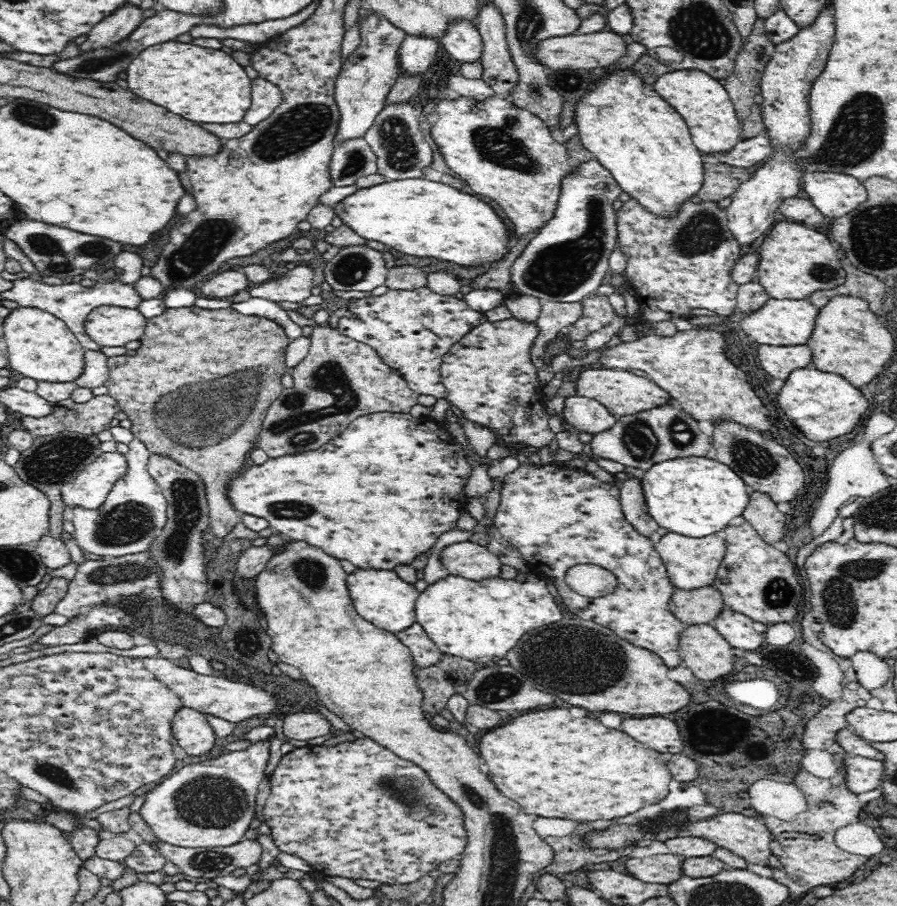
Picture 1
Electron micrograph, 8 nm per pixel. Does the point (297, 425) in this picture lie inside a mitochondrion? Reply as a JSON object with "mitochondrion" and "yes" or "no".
{"mitochondrion":"yes"}

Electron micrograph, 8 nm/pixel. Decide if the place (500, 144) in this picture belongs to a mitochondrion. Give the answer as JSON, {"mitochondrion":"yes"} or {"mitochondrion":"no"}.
{"mitochondrion":"yes"}

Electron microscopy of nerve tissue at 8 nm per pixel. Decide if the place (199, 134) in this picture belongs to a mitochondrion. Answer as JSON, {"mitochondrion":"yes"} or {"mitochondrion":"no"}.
{"mitochondrion":"no"}

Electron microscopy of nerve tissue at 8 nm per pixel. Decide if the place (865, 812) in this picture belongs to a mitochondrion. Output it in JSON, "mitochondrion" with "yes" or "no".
{"mitochondrion":"no"}

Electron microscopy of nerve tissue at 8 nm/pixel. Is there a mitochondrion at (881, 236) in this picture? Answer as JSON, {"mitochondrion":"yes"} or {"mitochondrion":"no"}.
{"mitochondrion":"yes"}

